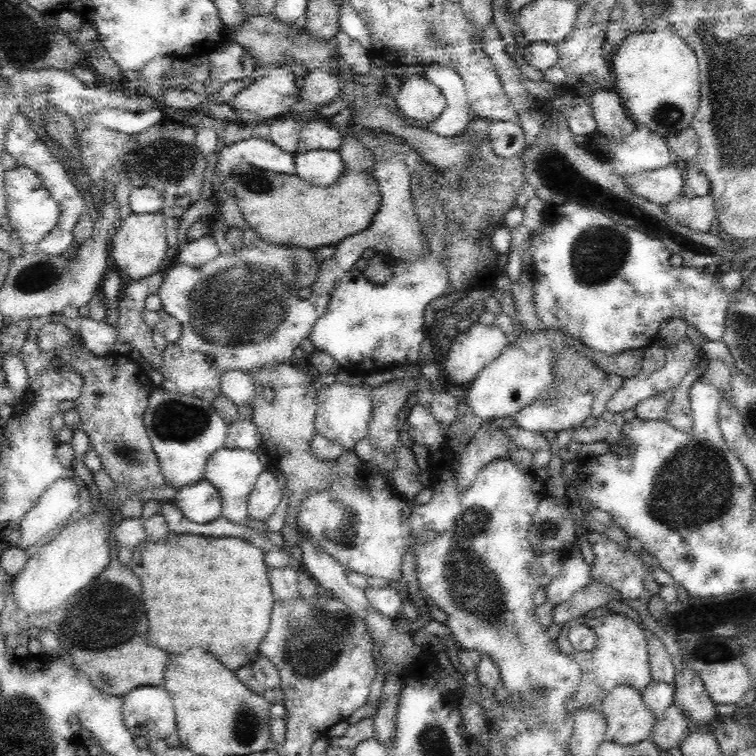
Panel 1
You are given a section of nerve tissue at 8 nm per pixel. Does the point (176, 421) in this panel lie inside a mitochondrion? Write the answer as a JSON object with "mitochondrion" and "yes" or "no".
{"mitochondrion":"yes"}

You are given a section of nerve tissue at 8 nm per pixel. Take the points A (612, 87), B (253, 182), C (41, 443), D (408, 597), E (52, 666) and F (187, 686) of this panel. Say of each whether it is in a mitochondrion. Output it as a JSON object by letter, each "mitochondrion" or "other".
{"A":"other","B":"mitochondrion","C":"other","D":"other","E":"other","F":"other"}

